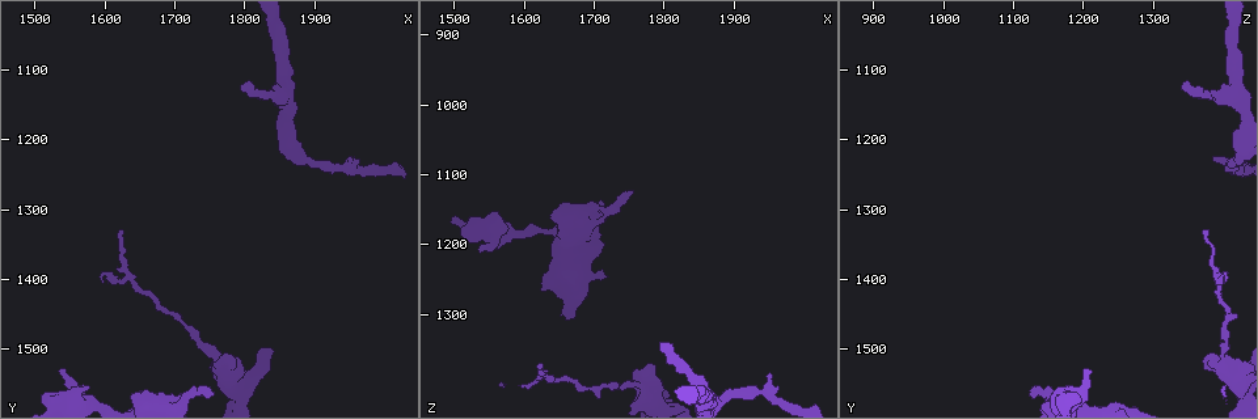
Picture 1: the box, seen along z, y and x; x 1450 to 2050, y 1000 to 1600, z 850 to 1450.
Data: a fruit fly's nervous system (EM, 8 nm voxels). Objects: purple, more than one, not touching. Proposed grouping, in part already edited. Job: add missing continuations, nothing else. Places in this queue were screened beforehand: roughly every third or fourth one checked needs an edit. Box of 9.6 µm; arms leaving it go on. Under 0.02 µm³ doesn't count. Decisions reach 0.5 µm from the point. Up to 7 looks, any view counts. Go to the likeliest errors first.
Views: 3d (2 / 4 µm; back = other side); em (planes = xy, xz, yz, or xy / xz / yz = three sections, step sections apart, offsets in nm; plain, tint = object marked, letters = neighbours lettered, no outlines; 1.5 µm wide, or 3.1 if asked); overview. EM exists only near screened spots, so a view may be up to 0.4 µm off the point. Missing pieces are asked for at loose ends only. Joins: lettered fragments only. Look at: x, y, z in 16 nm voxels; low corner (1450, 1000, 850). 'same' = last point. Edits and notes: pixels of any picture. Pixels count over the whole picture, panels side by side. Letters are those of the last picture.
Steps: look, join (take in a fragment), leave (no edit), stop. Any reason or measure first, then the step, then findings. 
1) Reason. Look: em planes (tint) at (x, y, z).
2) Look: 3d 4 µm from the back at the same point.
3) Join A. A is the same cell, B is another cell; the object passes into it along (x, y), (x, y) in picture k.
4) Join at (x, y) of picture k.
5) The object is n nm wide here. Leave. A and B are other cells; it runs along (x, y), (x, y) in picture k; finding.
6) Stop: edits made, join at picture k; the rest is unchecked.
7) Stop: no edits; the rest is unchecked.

Free end. Look: em planes (letters) at (1755, 1560, 1120).

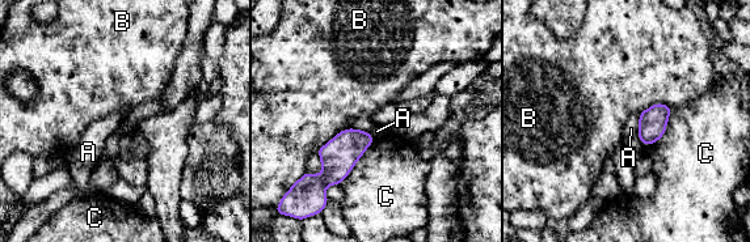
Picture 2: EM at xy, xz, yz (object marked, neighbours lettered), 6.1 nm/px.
The object is 110 nm wide here. Leave. A, B and C are other cells; a border runs along (342, 130), (359, 128), (374, 140) in picture 2; no lettered fragment goes on from it.

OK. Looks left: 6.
Free end. Look: 3d 2 µm at (1800, 1125, 1340).

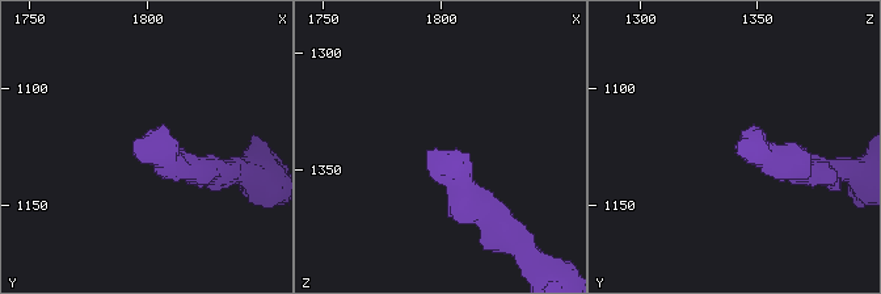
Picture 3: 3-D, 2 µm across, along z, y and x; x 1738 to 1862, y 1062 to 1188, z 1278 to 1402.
Shape alone is not enough. Look: em xy step 4 (plain) at (1796, 1124, 1340).

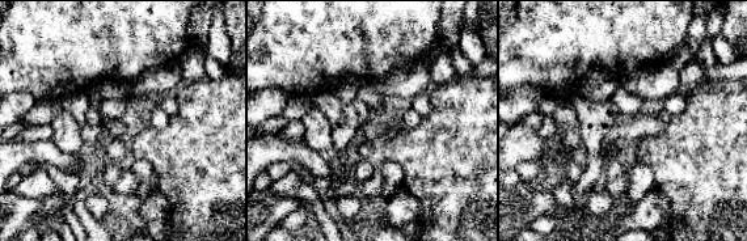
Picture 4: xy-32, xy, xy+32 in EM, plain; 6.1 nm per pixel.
Look: em xy step 4 (letters) at the same point.

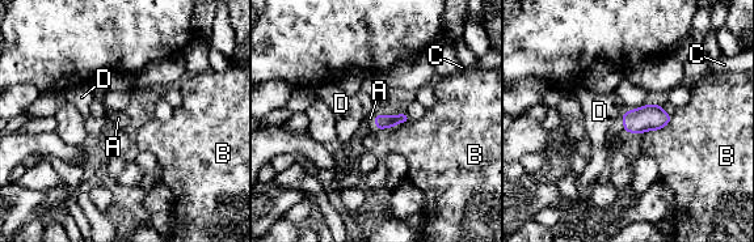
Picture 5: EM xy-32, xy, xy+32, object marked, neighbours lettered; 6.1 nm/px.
Join A. A is the same cell, B, C and D are other cells; the object passes into it along (382, 122), (375, 122), (370, 118) in picture 5; it goes on there.

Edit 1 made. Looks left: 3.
Redraw. Look: overview.

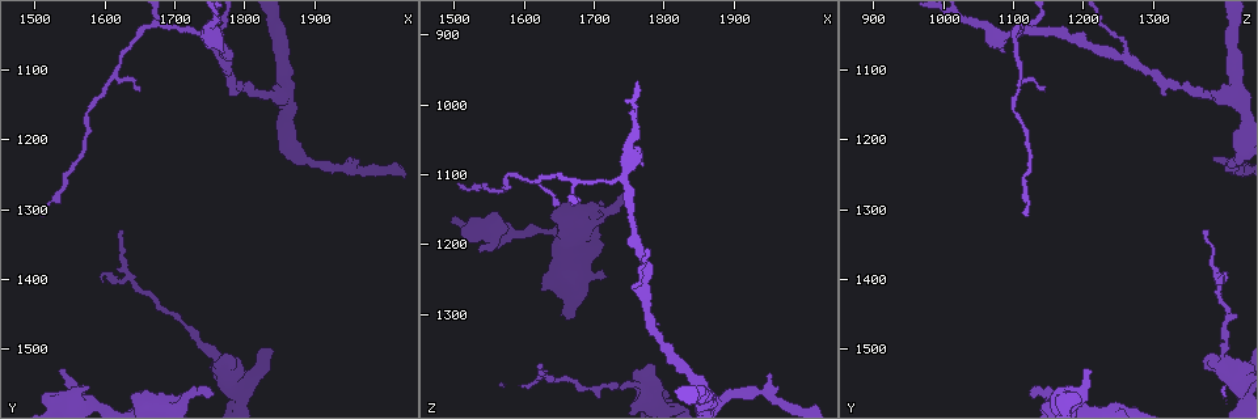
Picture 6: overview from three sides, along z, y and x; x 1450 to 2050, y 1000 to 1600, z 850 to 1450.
An open end. Look: em 3.1 µm xz step 16 (plain) at (1780, 1515, 1370).

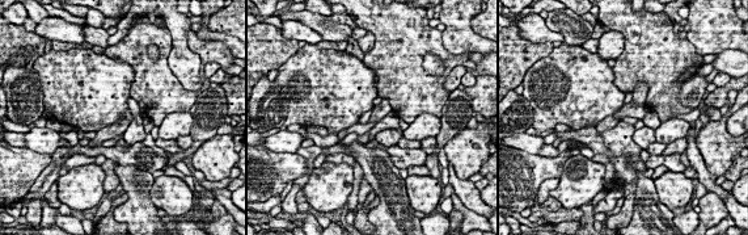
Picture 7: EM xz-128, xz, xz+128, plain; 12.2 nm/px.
See the neighbours. Look: em 3.1 µm xz step 16 (letters) at the same point.

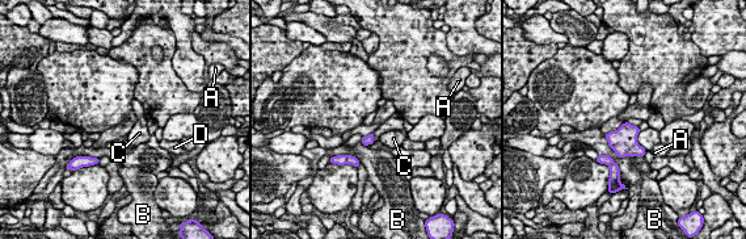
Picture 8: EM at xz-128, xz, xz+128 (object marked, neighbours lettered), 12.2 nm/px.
The object is 240 nm wide here. Leave. A, B, C and D are other cells; a border runs along (639, 131), (637, 142), (647, 150) in picture 8; none of them fits.

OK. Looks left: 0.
Stop: edits made, join at picture 5; the rest is unchecked.

